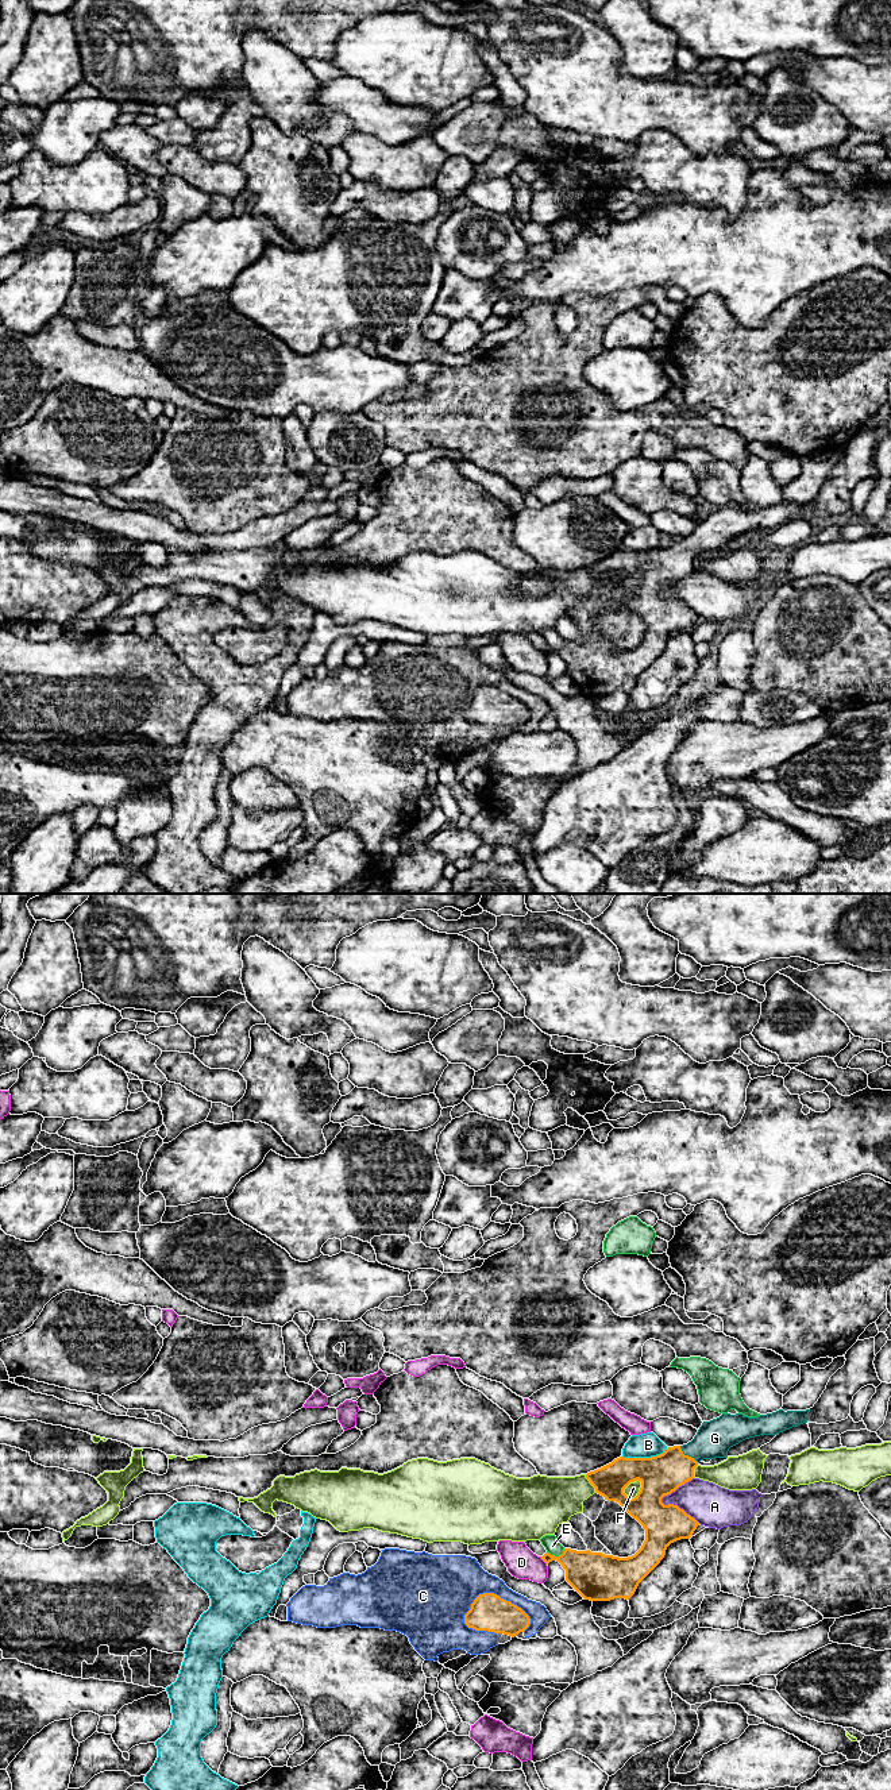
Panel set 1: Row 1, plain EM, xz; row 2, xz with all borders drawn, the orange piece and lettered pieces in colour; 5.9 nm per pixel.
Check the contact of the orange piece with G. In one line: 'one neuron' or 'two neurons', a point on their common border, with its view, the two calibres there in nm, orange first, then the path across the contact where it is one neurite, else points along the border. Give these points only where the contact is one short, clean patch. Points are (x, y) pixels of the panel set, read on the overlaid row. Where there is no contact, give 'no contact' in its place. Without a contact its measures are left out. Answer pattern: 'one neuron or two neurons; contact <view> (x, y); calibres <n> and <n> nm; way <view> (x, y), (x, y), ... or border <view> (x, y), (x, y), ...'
one neuron; contact xz (687, 1455); calibres 240 and 220 nm; way xz (660, 1476), (687, 1455), (714, 1438)

